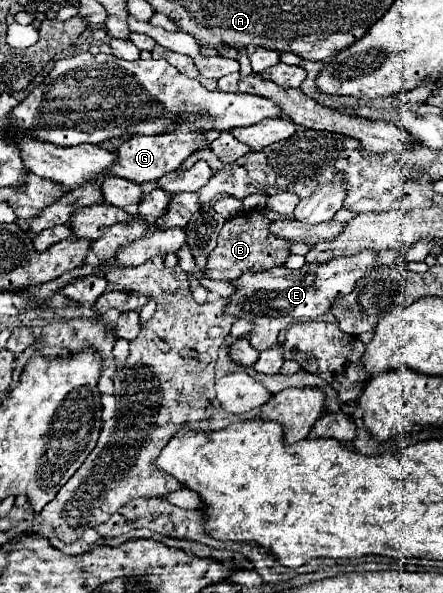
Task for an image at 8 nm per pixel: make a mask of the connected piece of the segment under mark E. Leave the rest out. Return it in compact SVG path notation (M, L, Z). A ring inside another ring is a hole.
M357 253L351 257L337 257L335 261L327 261L323 265L311 265L293 271L287 267L275 267L271 271L263 273L245 273L245 277L239 277L239 281L233 281L237 287L237 293L231 295L227 313L235 317L253 319L251 329L251 345L261 353L265 349L271 349L275 345L275 337L281 329L291 325L291 321L299 319L315 319L319 315L325 315L337 295L347 295L355 287L357 279L365 277L375 267L377 253Z

